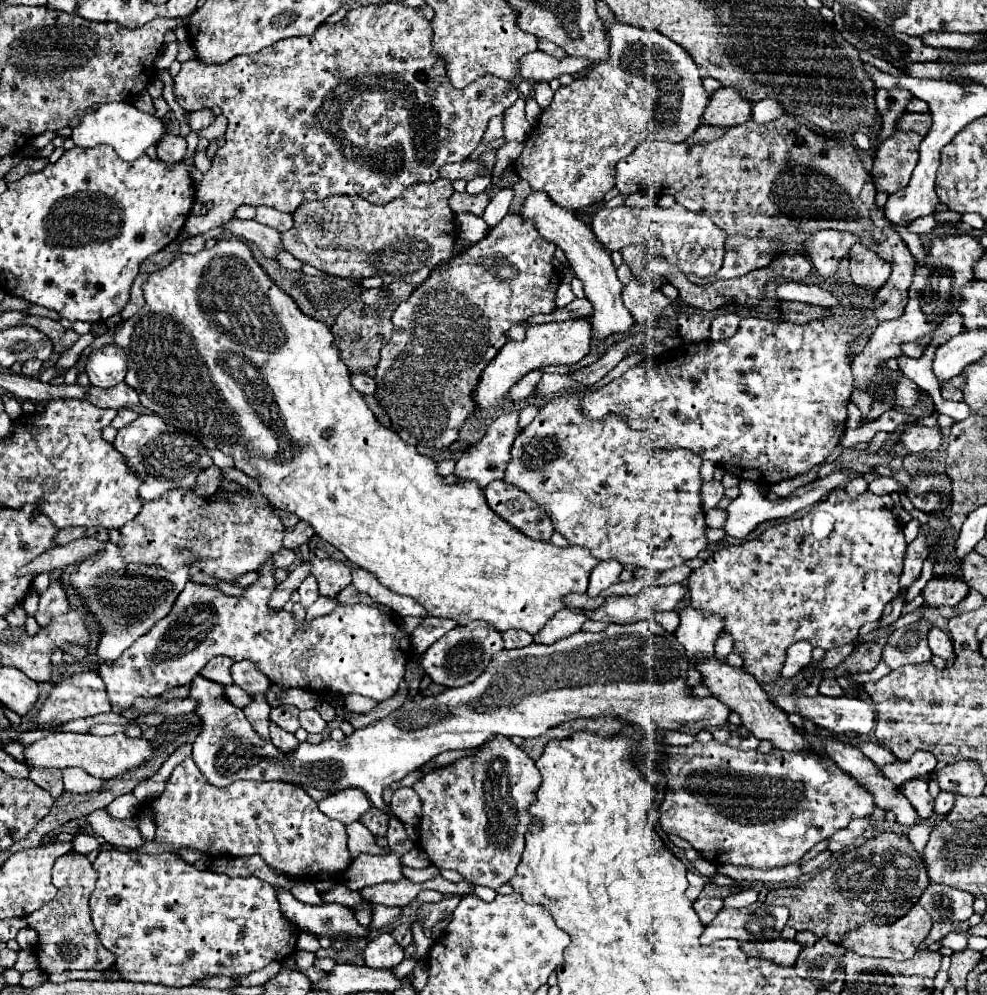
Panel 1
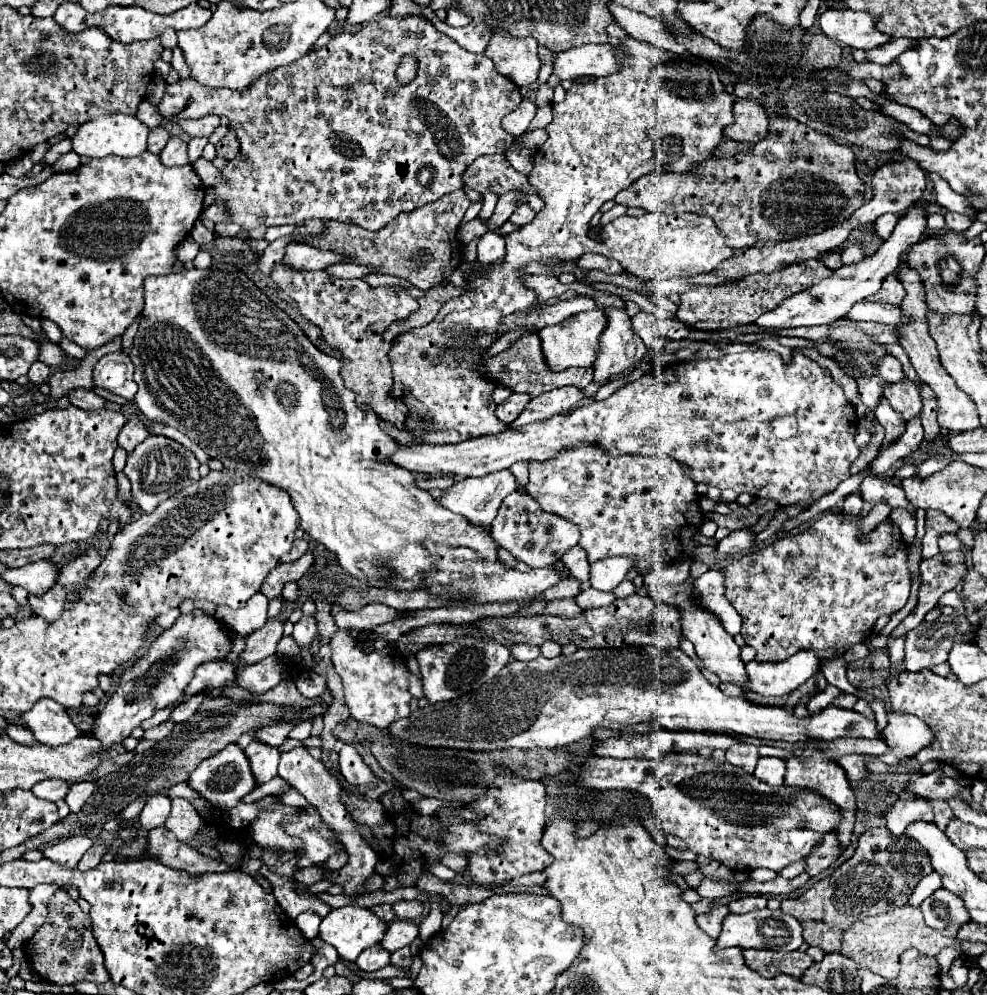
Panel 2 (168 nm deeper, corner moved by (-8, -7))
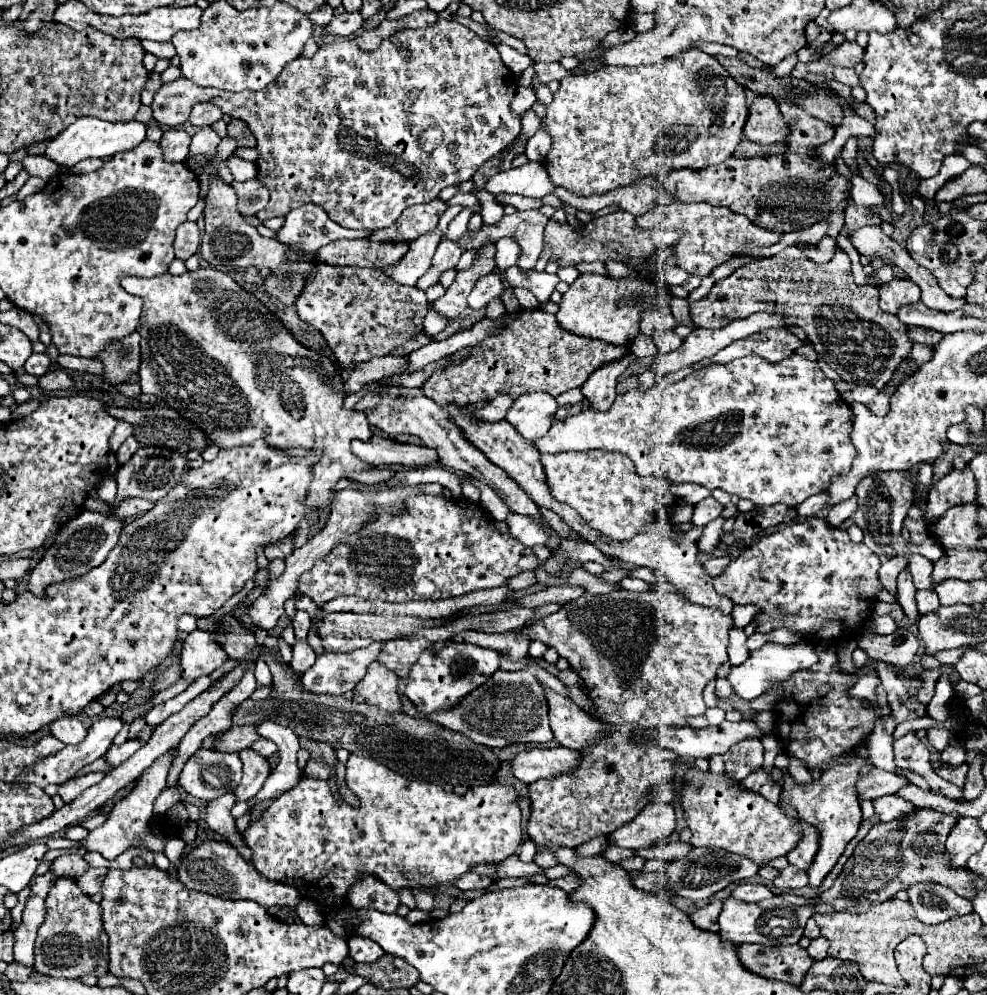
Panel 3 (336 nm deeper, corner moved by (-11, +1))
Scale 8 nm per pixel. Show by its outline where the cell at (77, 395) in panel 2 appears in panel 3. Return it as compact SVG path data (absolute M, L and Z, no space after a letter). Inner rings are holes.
M50 370L38 378L38 386L42 390L68 390L72 384L74 380L64 370Z

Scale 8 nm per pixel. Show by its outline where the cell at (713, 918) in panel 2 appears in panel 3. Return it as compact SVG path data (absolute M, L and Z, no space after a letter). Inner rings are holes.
M714 900L714 902L710 902L708 906L694 910L694 912L690 914L690 920L692 920L692 924L694 924L696 928L700 928L700 930L718 932L718 922L716 922L716 918L718 918L718 912L720 912L720 910L722 910L722 902L720 902L720 900Z

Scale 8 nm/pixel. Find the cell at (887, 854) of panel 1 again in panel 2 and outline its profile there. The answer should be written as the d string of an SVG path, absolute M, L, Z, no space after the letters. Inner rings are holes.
M873 828L859 836L855 854L841 864L831 876L815 882L799 898L781 900L781 910L795 916L803 926L803 940L819 946L823 952L841 952L843 930L867 916L885 914L905 906L917 882L931 872L927 852L907 836L895 836L887 828Z

